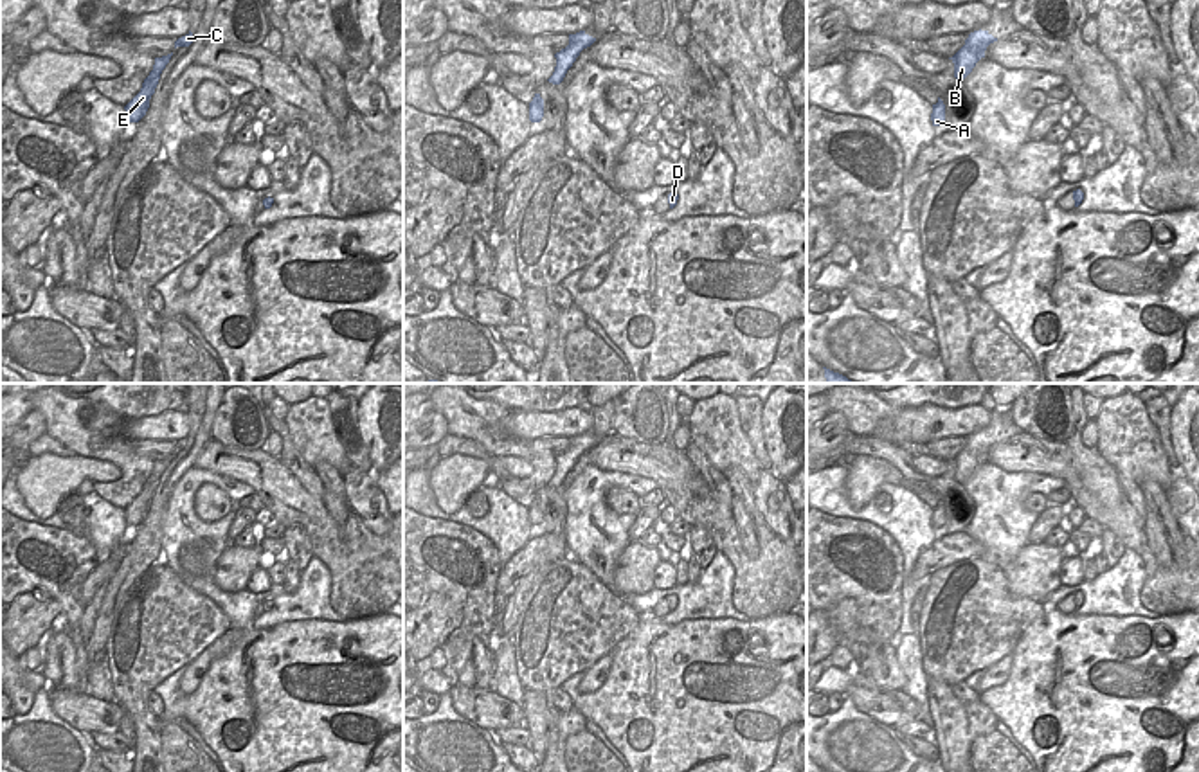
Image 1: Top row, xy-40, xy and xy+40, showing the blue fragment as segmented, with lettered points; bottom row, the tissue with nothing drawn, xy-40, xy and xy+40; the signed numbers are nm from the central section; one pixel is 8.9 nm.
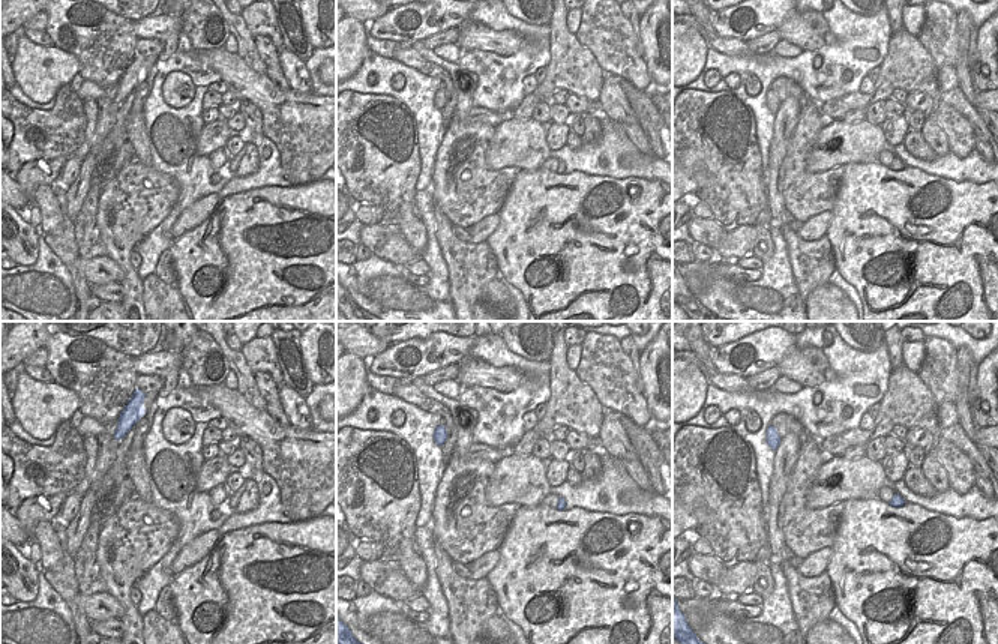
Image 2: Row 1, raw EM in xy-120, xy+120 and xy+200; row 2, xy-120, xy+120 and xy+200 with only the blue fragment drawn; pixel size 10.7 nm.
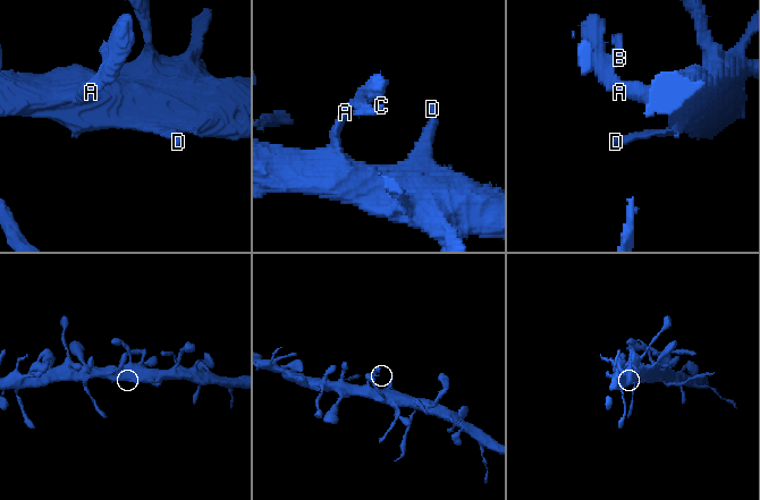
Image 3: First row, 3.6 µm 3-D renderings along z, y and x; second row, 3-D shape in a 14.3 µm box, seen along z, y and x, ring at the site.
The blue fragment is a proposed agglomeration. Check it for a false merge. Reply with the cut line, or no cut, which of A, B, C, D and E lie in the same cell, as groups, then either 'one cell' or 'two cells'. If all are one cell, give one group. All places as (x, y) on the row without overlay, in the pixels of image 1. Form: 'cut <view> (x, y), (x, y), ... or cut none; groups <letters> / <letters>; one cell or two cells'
cut none; groups A B C D E; one cell

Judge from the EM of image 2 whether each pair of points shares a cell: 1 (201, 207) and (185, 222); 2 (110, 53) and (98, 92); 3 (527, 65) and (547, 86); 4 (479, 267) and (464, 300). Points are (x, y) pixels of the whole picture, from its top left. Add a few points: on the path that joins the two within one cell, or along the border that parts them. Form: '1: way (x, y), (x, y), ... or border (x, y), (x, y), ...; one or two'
1: way (197, 212), (189, 218); one
2: border (84, 78), (104, 89); two
3: border (550, 32), (550, 63), (547, 66); two
4: way (471, 275), (467, 279), (464, 293); one

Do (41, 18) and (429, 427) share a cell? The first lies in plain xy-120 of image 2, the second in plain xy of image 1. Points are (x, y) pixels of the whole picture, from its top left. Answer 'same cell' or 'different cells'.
same cell

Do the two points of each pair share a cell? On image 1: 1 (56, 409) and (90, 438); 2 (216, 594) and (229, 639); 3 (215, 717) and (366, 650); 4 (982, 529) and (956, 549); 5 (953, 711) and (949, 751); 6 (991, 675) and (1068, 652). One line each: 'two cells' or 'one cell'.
1: one cell
2: two cells
3: one cell
4: two cells
5: one cell
6: two cells

